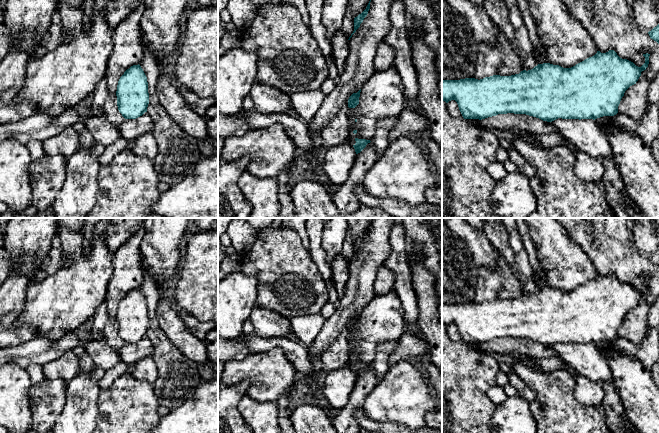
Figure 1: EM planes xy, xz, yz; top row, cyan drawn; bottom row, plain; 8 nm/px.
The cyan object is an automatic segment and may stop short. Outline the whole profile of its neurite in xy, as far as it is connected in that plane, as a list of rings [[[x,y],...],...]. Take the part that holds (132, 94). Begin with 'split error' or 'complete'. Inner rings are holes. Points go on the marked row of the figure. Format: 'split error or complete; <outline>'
complete; [[[139,64],[131,66],[120,77],[116,96],[118,110],[125,119],[136,119],[147,112],[148,82]]]

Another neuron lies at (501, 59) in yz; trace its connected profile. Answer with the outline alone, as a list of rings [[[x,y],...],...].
[[[500,28],[497,29],[497,44],[478,43],[478,58],[475,79],[483,79],[493,75],[511,76],[523,71],[520,56],[514,52],[510,42]]]

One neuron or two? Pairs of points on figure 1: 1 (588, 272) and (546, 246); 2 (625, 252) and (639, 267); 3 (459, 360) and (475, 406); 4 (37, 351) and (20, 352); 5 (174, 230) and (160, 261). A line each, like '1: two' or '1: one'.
1: one
2: one
3: one
4: one
5: one

